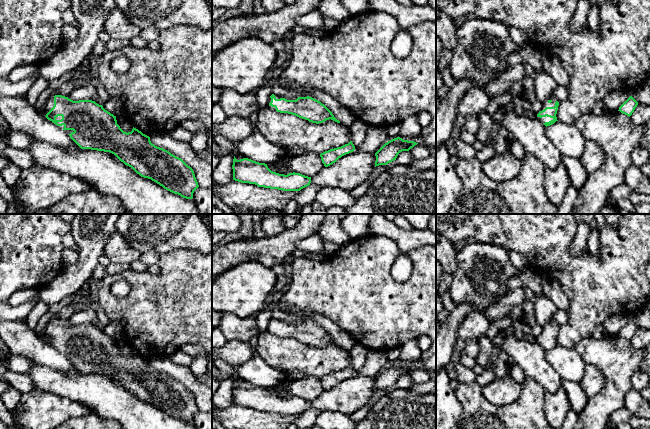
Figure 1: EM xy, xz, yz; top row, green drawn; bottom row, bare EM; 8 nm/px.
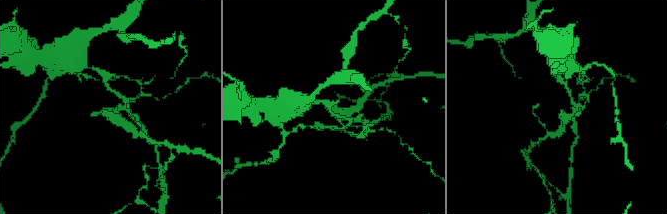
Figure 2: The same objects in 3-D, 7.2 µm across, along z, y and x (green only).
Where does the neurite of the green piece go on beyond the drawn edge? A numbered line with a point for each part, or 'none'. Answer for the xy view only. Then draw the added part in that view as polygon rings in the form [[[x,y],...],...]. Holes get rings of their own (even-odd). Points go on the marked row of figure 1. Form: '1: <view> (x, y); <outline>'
none

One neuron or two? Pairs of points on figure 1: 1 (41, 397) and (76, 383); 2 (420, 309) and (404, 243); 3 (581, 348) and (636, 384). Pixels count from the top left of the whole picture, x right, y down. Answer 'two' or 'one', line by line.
1: two
2: two
3: two

